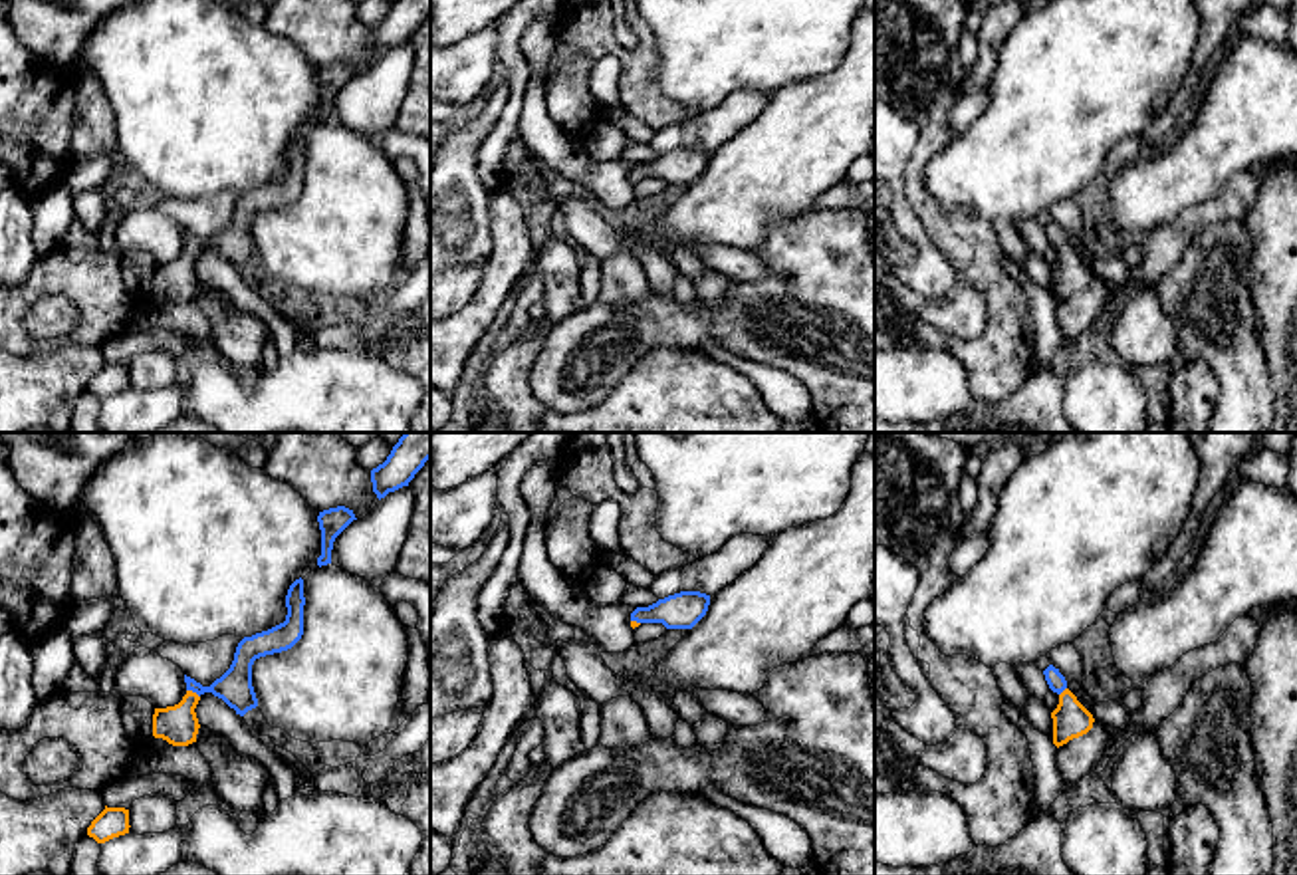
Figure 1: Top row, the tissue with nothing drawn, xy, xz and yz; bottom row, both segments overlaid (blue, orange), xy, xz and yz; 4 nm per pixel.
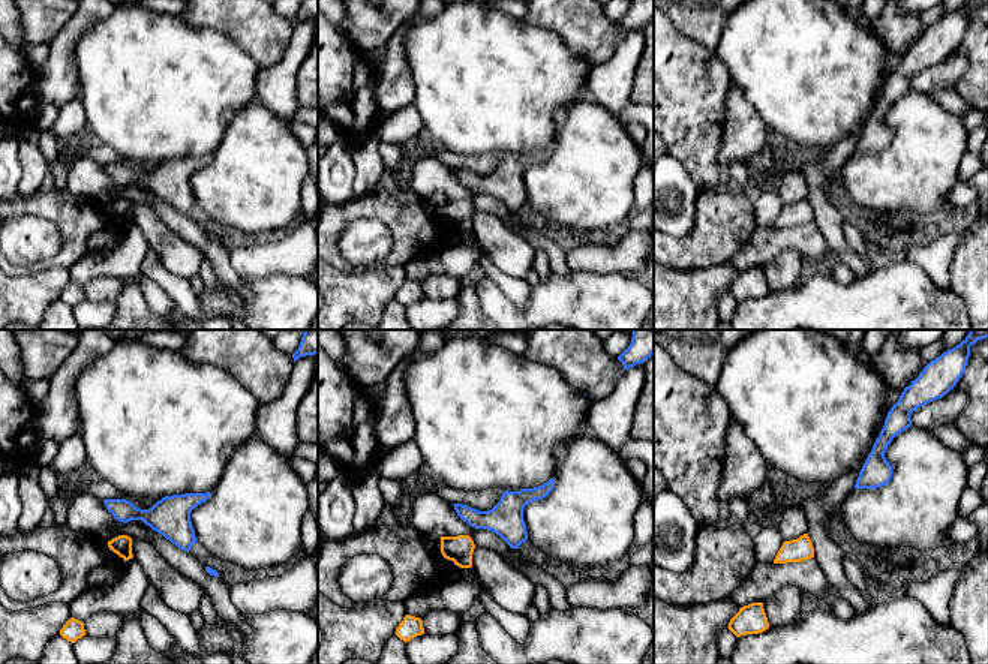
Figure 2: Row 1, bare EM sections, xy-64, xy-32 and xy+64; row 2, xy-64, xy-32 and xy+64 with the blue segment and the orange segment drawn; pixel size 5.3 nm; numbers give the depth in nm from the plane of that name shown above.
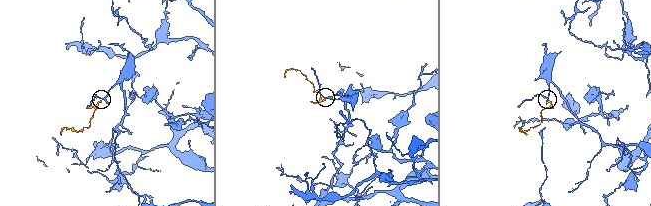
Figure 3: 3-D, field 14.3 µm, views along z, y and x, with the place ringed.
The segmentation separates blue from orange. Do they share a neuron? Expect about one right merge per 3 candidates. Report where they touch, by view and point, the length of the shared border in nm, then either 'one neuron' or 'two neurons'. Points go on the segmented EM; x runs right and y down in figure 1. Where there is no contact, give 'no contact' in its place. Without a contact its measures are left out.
xy (193, 691) | 70 nm | one neuron

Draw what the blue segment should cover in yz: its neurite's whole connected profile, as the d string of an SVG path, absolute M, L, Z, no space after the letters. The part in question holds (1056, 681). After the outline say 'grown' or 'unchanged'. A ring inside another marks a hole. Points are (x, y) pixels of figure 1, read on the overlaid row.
M1049 665L1045 671L1045 681L1053 692L1059 694L1059 704L1051 712L1053 718L1053 744L1059 748L1073 738L1087 734L1093 728L1093 714L1077 700L1077 696L1067 688L1065 677Z; grown

